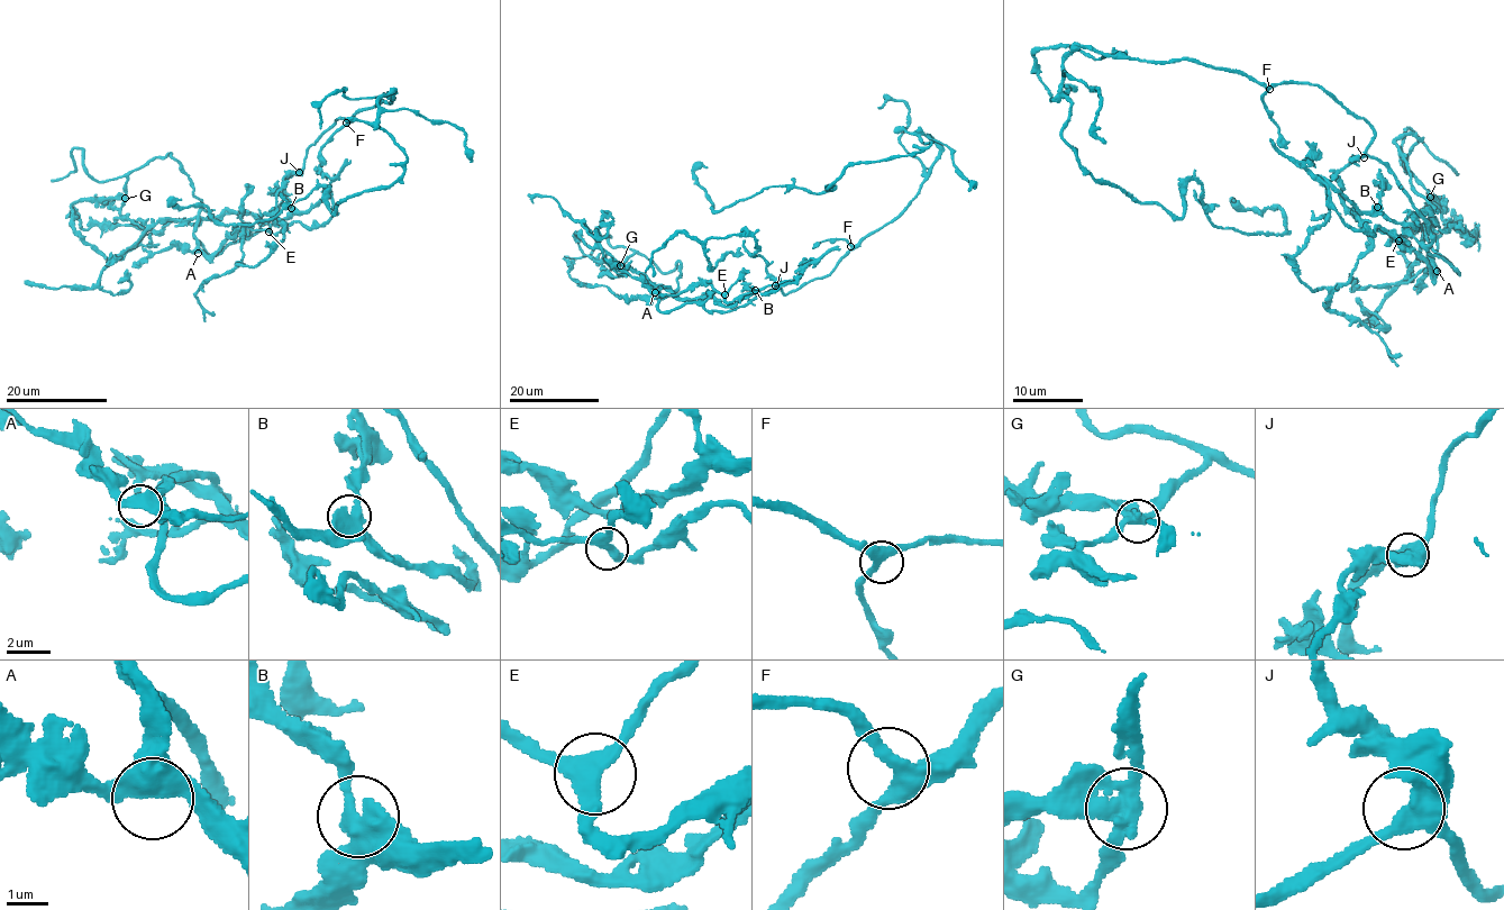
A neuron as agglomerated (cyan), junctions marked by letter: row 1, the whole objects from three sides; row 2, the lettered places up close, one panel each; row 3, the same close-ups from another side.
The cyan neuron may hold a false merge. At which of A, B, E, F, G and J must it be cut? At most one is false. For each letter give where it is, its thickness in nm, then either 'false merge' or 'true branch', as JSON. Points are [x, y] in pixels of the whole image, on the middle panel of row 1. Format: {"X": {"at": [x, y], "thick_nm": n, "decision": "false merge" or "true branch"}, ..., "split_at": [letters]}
{"A": {"at": [655, 292], "thick_nm": 380, "decision": "true branch"}, "B": {"at": [755, 290], "thick_nm": 320, "decision": "true branch"}, "E": {"at": [725, 294], "thick_nm": 320, "decision": "true branch"}, "F": {"at": [850, 246], "thick_nm": 320, "decision": "true branch"}, "G": {"at": [620, 265], "thick_nm": 320, "decision": "false merge"}, "J": {"at": [775, 285], "thick_nm": 360, "decision": "true branch"}, "split_at": ["G"]}

